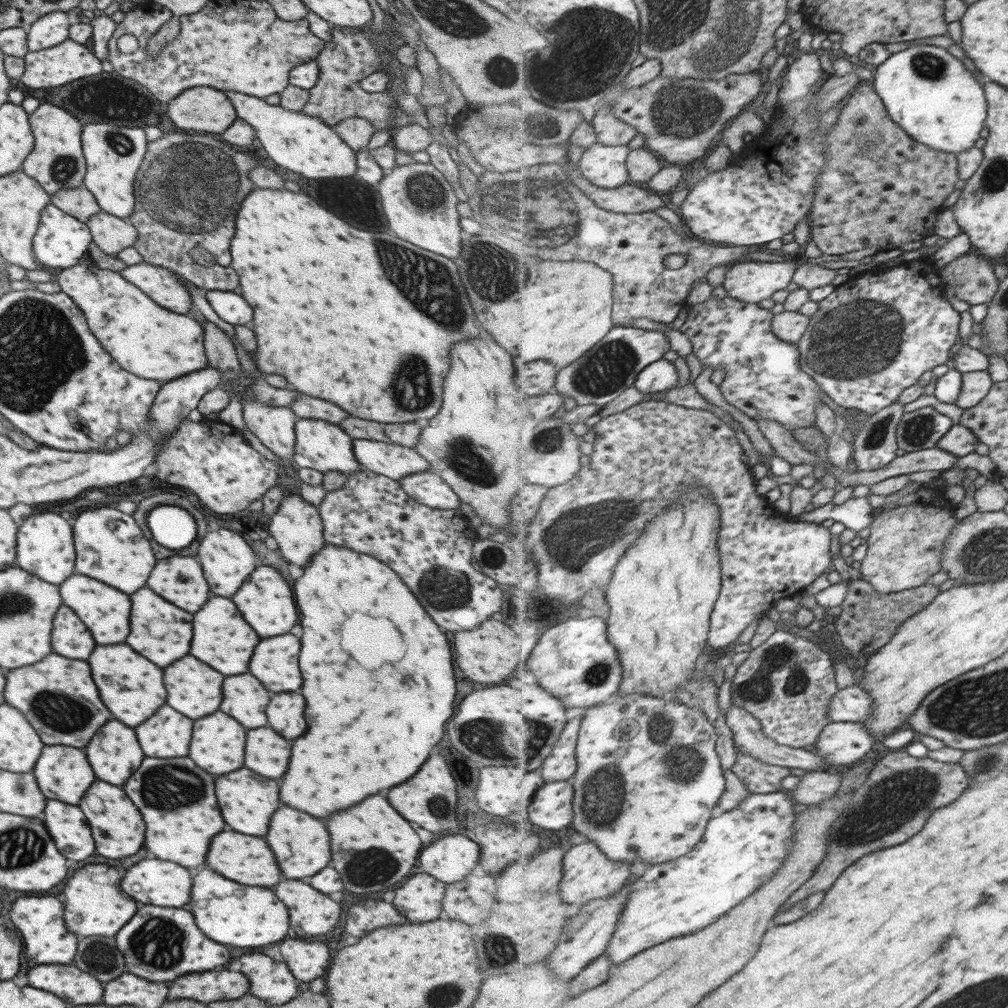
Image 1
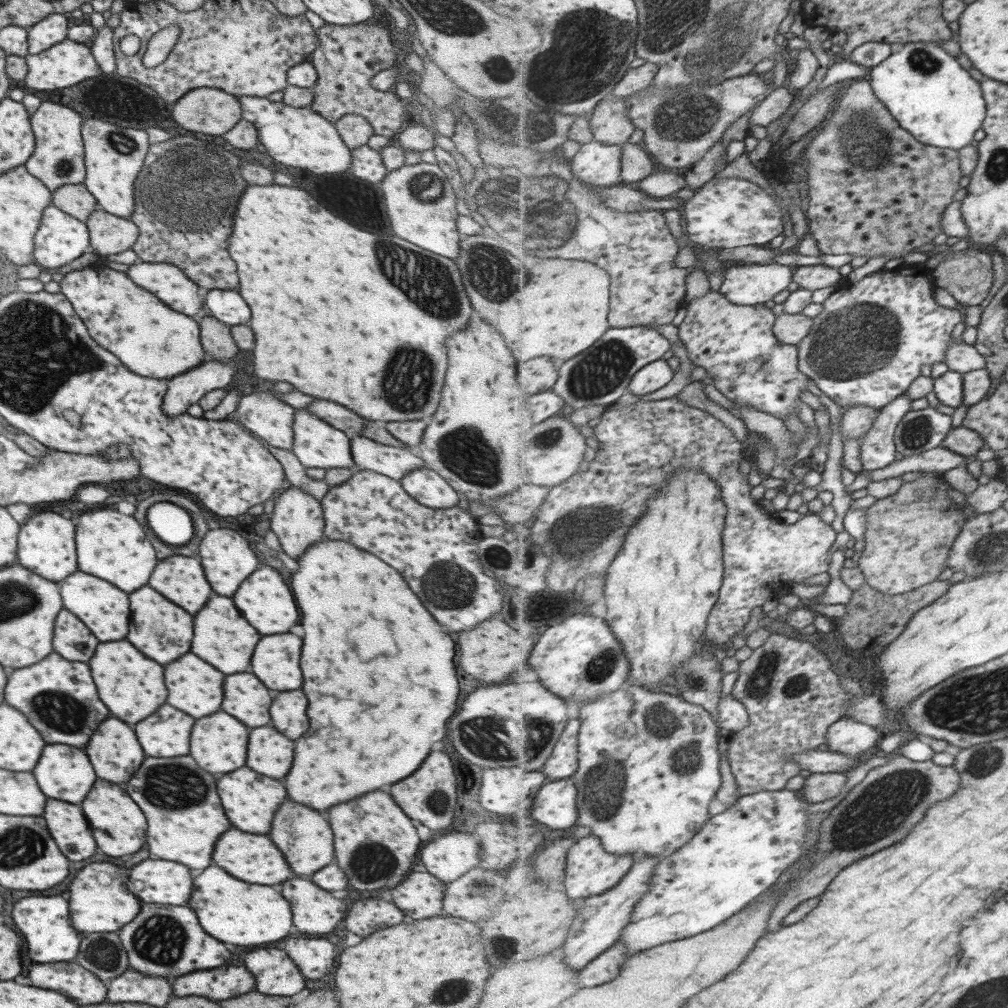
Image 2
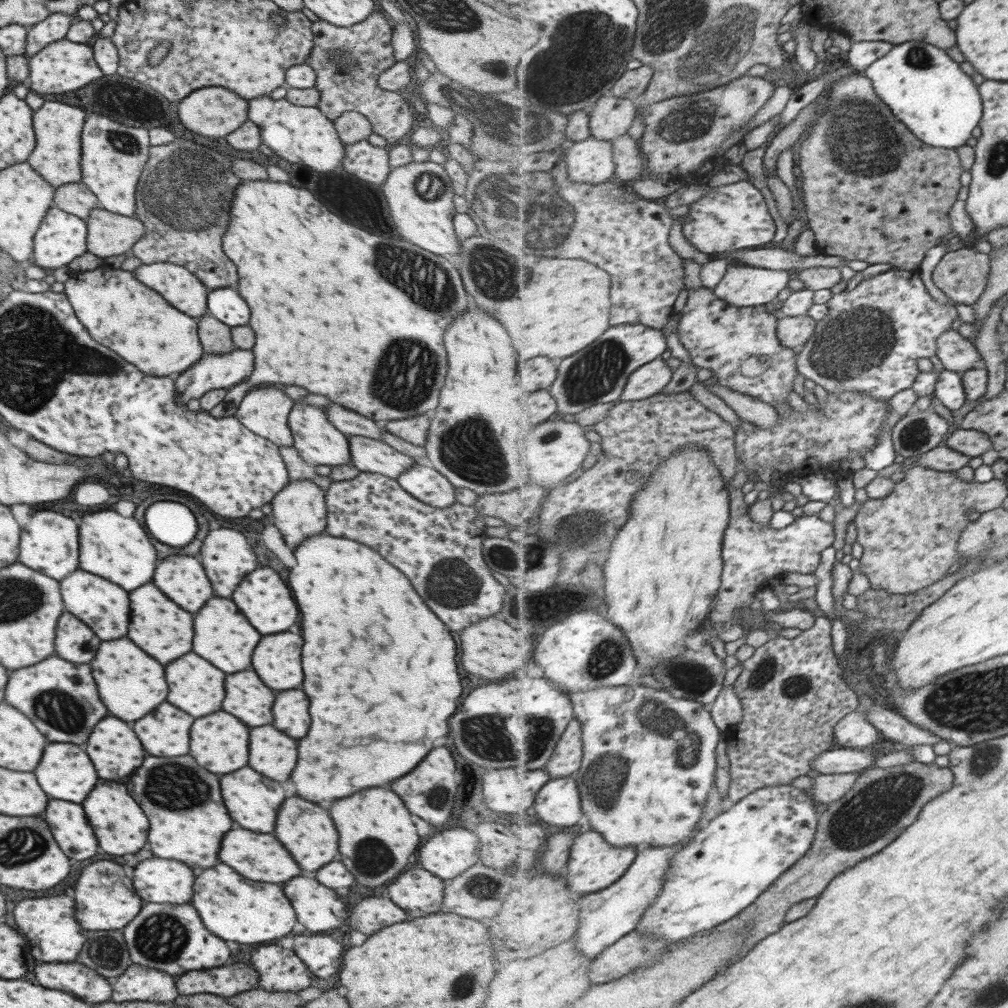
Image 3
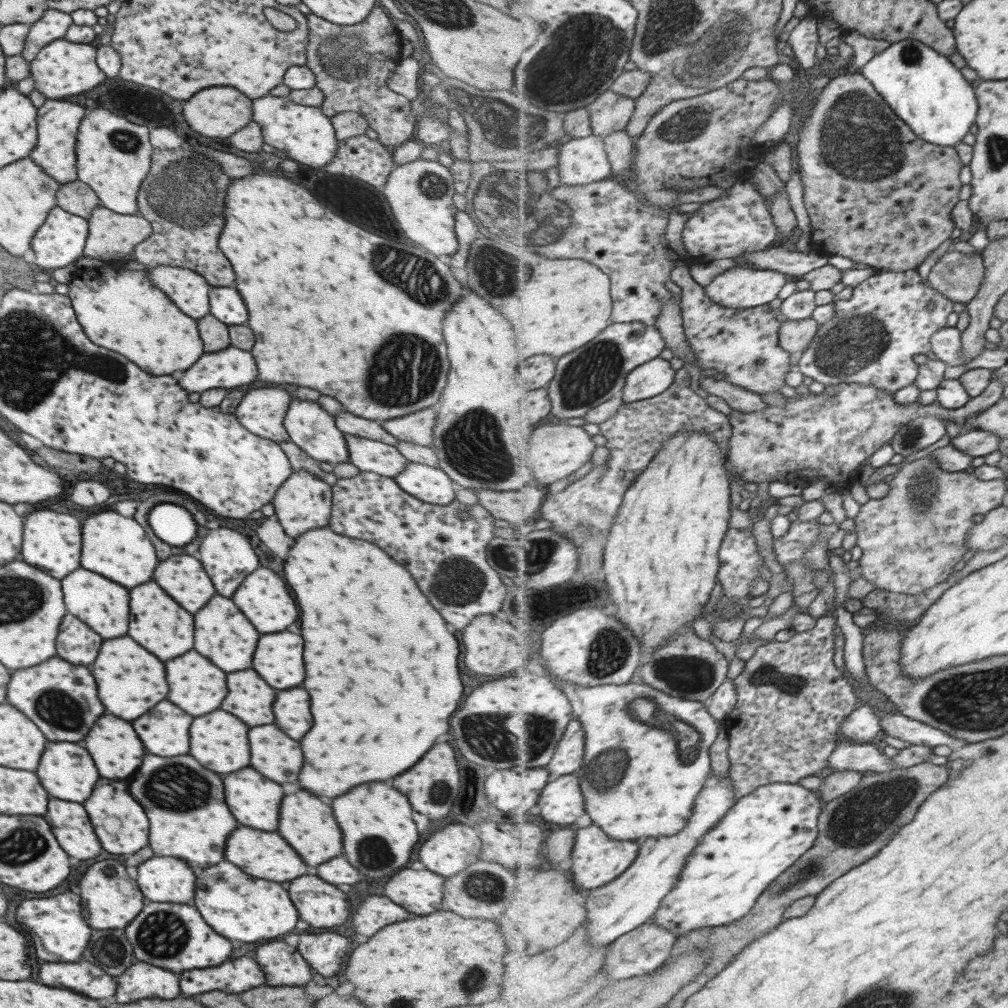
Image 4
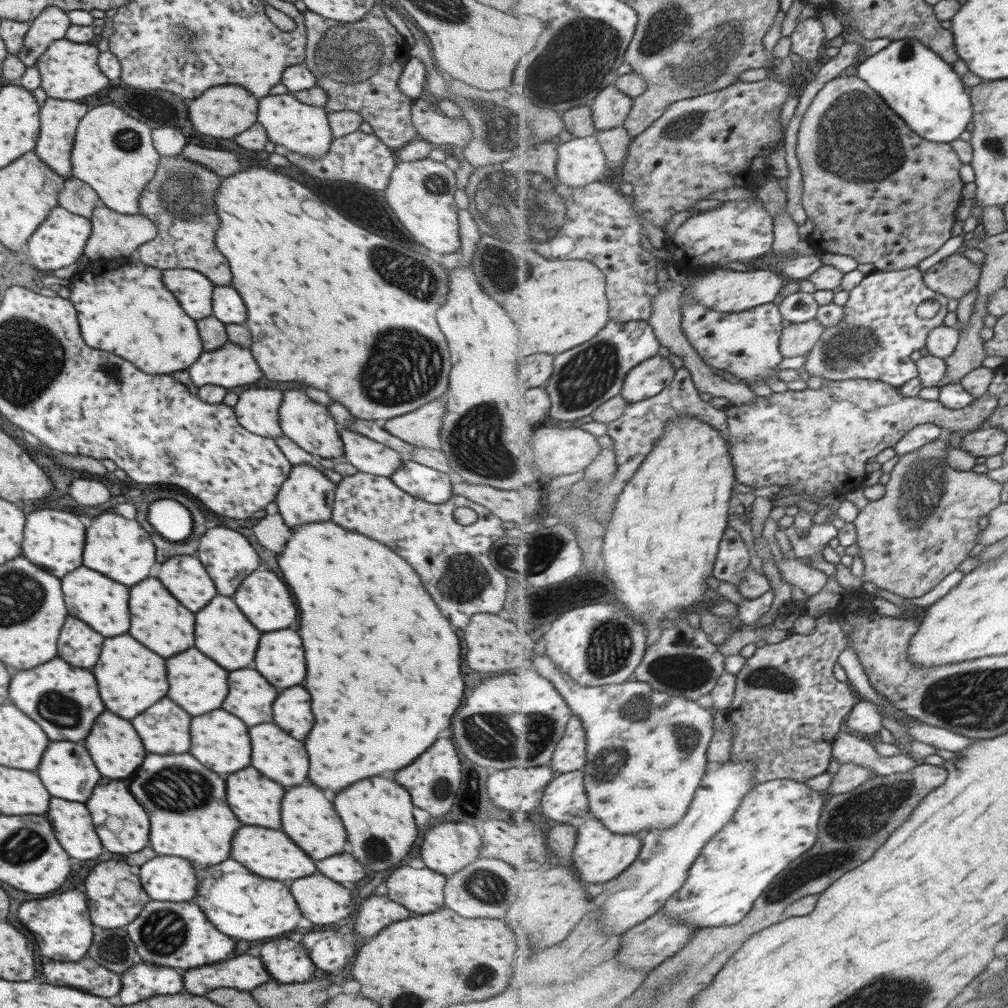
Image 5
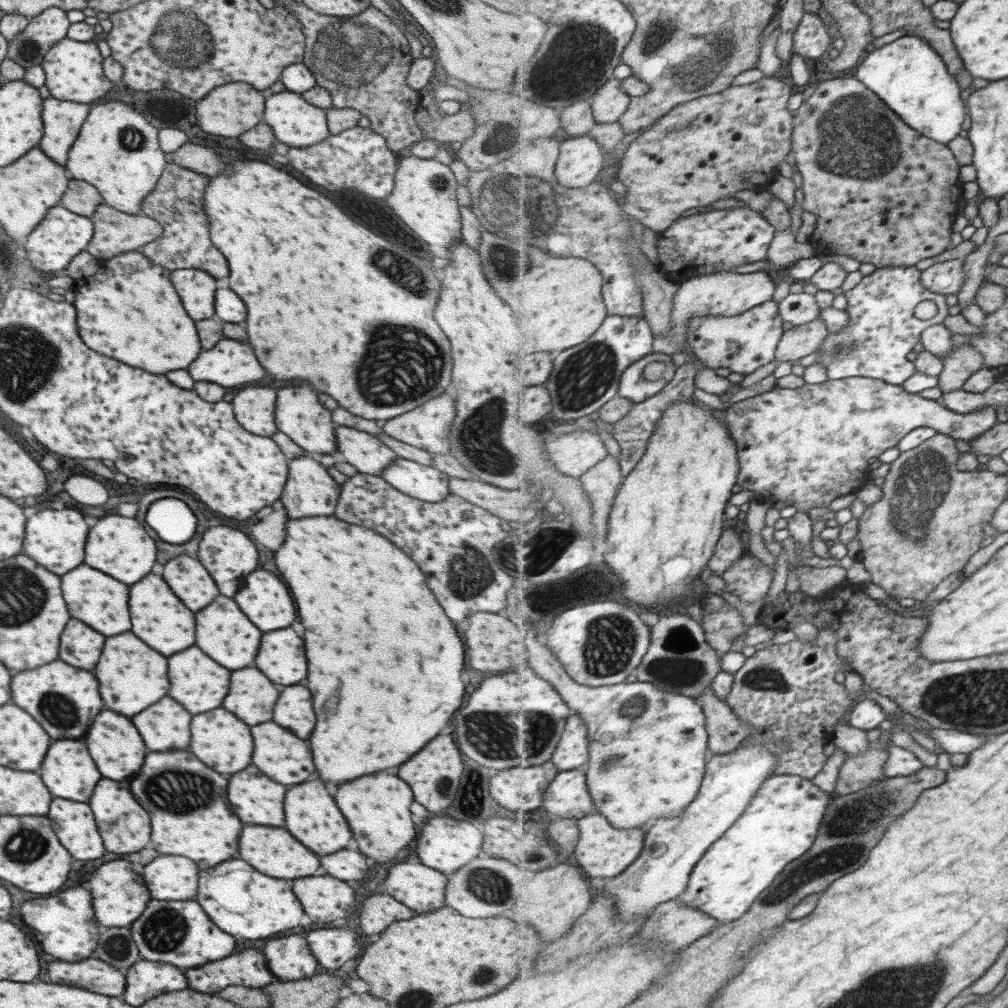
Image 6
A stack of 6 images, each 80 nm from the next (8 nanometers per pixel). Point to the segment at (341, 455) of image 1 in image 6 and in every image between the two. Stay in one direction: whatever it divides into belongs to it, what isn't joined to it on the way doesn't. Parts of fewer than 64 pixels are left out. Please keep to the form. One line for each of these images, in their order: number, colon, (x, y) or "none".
2: (316, 444)
3: (317, 441)
4: (312, 429)
5: (308, 424)
6: (297, 413)

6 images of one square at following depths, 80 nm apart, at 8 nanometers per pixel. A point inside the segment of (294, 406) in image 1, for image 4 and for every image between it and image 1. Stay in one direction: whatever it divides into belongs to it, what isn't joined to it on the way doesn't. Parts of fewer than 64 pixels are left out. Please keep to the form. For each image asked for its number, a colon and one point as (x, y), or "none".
2: (344, 420)
3: (348, 423)
4: (347, 423)

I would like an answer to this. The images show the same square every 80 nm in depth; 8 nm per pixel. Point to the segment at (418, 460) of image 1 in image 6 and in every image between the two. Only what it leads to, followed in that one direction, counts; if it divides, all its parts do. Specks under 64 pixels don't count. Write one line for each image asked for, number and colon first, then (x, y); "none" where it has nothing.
2: (390, 461)
3: (374, 456)
4: (371, 456)
5: (367, 456)
6: (365, 452)

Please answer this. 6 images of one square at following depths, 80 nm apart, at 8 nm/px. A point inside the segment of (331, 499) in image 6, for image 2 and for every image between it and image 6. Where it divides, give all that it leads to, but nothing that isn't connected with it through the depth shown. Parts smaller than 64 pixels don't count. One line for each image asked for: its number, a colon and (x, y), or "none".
2: (296, 520)
3: (298, 509)
4: (303, 502)
5: (306, 494)

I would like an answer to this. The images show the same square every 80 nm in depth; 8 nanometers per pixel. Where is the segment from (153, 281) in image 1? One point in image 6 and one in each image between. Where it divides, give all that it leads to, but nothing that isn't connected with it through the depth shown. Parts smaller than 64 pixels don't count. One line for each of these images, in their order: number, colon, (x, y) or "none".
2: (167, 283)
3: (183, 291)
4: (188, 291)
5: (193, 290)
6: (196, 288)

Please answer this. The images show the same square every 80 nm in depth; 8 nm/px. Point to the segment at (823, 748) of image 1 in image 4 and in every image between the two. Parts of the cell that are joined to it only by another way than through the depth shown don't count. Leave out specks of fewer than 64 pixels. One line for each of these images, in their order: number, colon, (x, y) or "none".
2: (854, 738)
3: (856, 731)
4: (862, 725)

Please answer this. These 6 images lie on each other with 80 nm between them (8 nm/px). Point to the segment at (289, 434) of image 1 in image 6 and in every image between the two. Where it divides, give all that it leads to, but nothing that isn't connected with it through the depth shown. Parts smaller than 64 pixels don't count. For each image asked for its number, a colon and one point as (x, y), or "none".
2: (262, 413)
3: (263, 411)
4: (261, 412)
5: (256, 409)
6: (253, 407)

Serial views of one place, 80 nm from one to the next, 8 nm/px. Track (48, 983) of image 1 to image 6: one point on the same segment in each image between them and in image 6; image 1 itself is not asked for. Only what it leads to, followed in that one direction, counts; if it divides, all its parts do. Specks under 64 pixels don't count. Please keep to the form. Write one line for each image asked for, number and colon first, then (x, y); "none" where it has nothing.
2: (82, 987)
3: (76, 979)
4: (82, 977)
5: (87, 975)
6: (93, 975)

